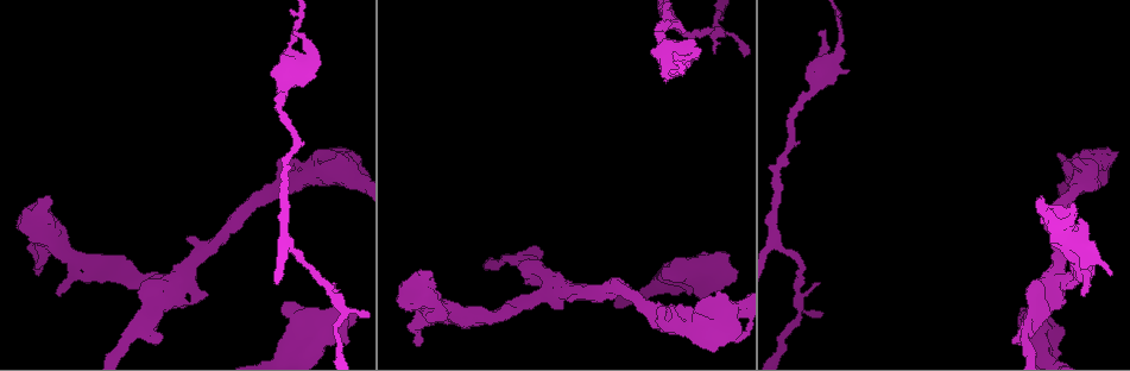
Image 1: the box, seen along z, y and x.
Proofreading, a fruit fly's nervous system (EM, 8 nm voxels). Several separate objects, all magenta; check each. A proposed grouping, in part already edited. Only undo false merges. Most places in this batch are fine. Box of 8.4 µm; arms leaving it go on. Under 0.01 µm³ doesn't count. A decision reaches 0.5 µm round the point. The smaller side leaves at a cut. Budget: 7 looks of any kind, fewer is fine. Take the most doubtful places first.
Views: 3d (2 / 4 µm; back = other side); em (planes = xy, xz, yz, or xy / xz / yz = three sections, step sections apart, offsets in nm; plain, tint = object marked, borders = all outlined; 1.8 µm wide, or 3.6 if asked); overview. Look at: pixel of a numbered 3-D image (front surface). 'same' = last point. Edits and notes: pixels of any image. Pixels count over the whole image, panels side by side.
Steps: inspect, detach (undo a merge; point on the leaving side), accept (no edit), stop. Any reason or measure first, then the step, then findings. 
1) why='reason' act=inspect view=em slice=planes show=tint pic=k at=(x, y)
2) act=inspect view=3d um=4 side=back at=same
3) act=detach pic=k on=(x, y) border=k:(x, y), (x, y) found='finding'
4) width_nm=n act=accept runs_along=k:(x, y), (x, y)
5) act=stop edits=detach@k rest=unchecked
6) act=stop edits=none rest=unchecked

why='a fork' act=inspect view=em slice=xy step=4 show=tint pic=1 at=(169, 280)

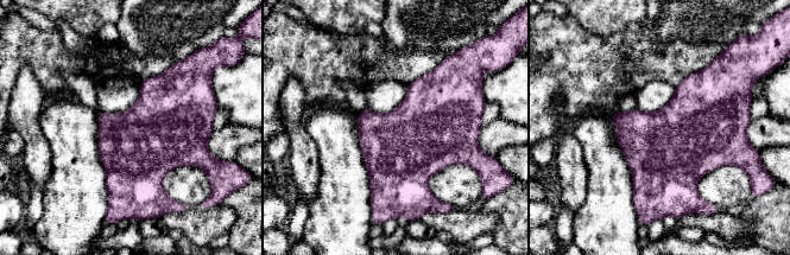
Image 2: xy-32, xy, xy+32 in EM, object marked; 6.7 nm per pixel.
act=accept found='one cell here'

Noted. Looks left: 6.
why='side arm on a straight run' act=inspect view=em um=3.6 slice=xz step=4 show=tint pic=1 at=(1073, 244)

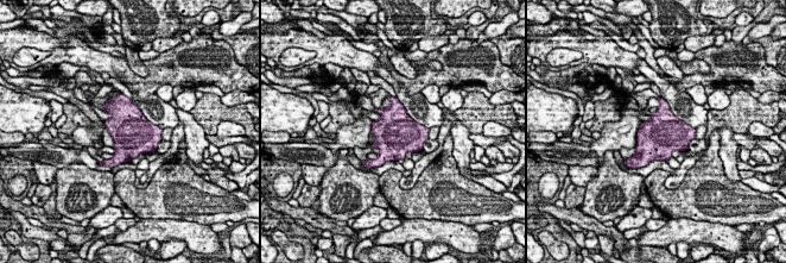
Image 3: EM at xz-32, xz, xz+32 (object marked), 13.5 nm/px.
why='cut it another way' act=inspect view=em um=3.6 slice=planes show=tint at=same

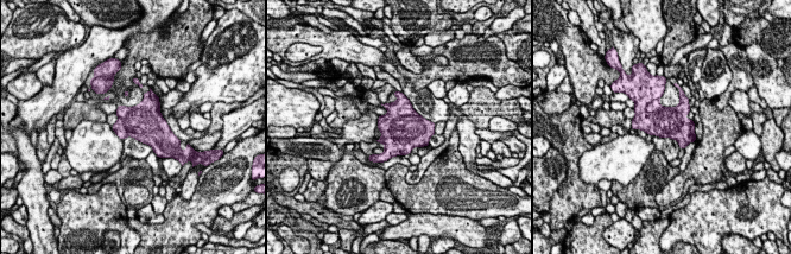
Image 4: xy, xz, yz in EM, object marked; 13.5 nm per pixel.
width_nm=420 act=detach pic=4 on=(655, 105) border=4:(658, 97), (646, 107), (647, 112) found='two cells meet here'

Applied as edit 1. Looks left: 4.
why='closes a loop' act=inspect view=3d um=2 pic=1 at=(1086, 183)

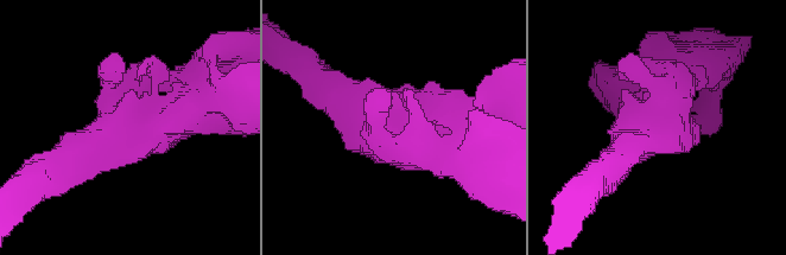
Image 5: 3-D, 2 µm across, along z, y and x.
act=inspect view=em slice=planes show=tint pic=5 at=(393, 123)

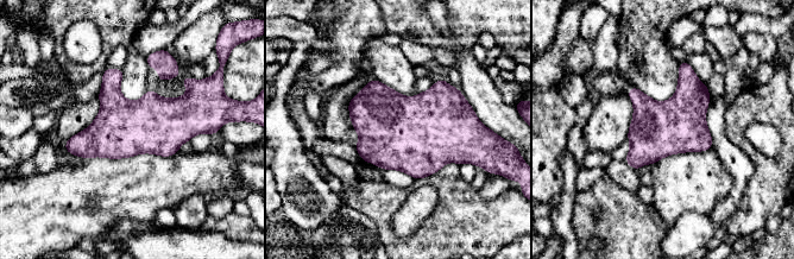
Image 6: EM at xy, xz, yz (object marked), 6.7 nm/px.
act=accept found='one cell here'

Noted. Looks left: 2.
act=stop edits=detach@4 rest=unchecked

